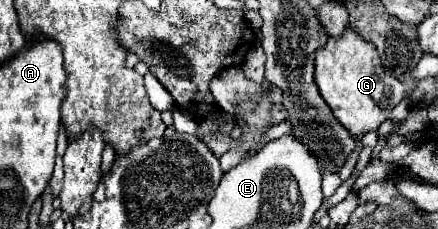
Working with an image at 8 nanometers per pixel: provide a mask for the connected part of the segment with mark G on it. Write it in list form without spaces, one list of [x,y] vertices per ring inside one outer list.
[[[347,29],[341,37],[329,37],[327,45],[317,51],[315,81],[333,115],[353,135],[377,131],[405,93],[403,83],[385,73],[377,49],[363,41],[353,29]]]

